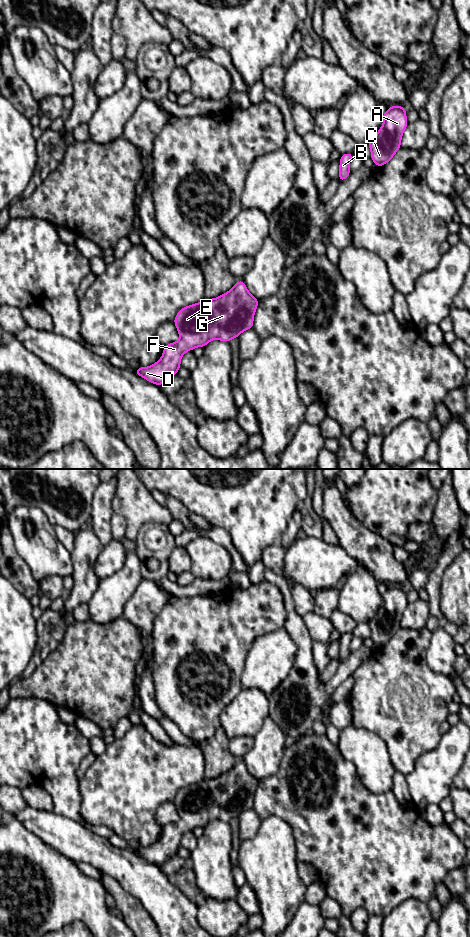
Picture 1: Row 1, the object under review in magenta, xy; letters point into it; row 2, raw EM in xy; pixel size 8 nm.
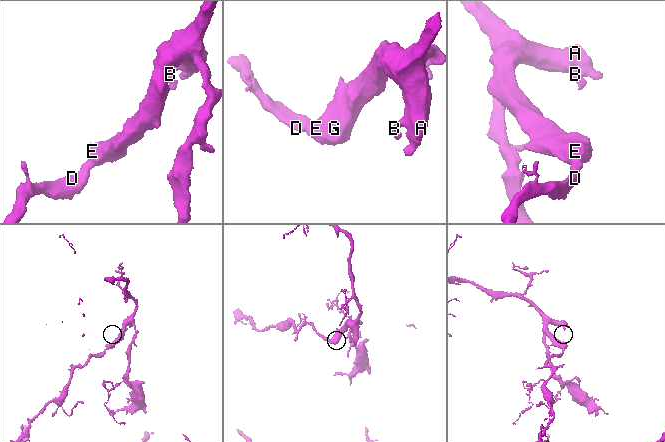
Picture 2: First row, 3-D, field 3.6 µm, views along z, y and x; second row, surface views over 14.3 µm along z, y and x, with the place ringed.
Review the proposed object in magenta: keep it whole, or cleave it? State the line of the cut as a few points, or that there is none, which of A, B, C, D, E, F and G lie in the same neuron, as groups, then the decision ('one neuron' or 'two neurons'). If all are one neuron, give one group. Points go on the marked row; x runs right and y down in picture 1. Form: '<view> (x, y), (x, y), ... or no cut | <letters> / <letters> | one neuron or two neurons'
no cut | A B C D E F G | one neuron

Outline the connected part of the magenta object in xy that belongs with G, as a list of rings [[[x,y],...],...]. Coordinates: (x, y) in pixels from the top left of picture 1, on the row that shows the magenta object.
[[[243,280],[226,293],[180,309],[174,324],[180,339],[167,344],[162,357],[148,367],[139,367],[135,374],[161,386],[177,375],[182,356],[189,350],[205,347],[212,340],[230,342],[246,330],[253,329],[259,300],[247,289]]]

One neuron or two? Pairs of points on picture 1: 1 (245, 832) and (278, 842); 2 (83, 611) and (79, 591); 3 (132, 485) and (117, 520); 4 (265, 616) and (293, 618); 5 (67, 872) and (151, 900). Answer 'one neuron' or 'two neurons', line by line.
1: two neurons
2: two neurons
3: two neurons
4: two neurons
5: two neurons

